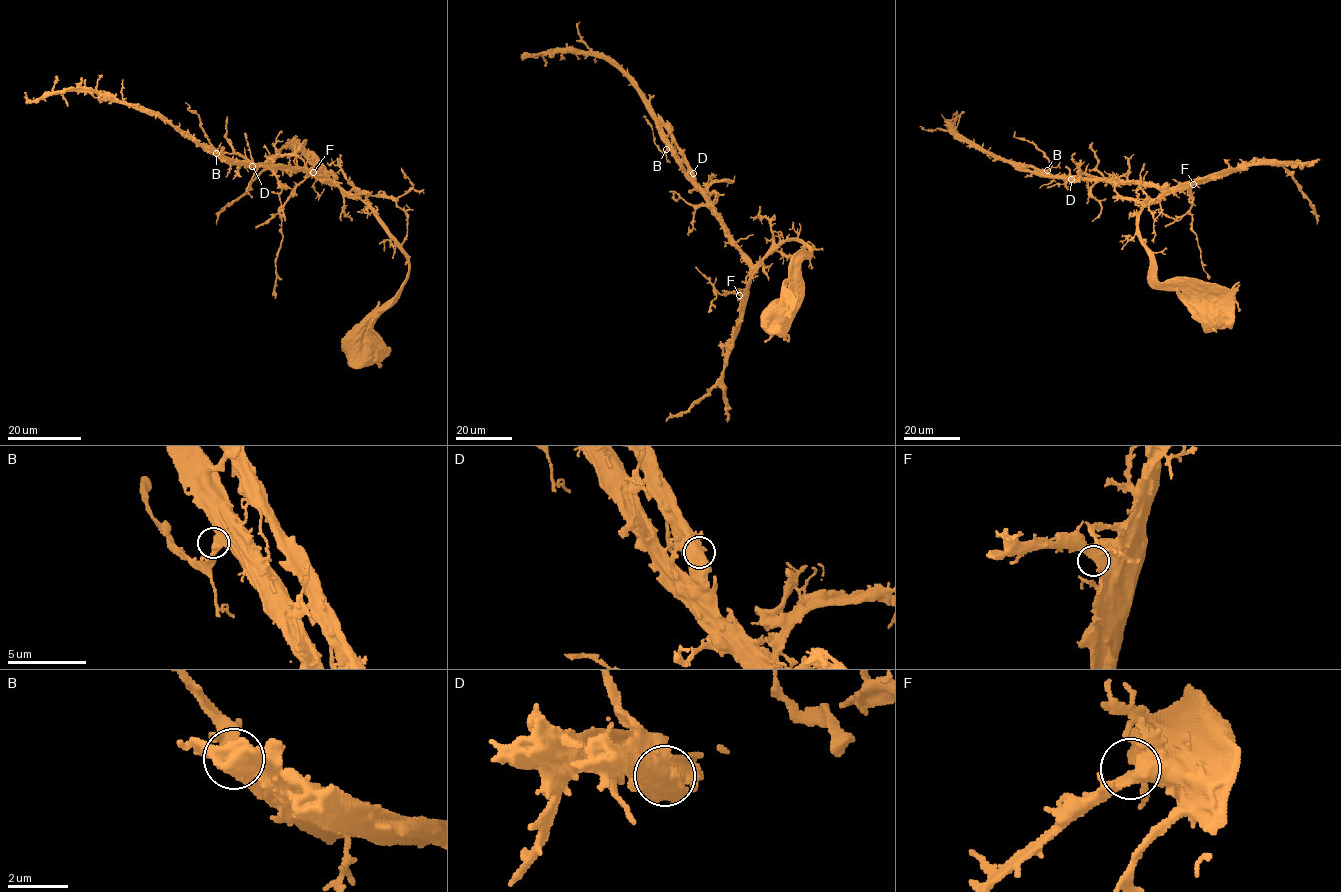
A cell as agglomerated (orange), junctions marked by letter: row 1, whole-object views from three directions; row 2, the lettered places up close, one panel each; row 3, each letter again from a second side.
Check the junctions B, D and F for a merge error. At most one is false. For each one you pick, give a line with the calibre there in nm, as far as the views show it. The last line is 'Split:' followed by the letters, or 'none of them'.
D: 850 nm
Split: D

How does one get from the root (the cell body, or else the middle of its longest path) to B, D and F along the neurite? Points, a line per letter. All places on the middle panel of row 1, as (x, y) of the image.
B: (773, 316), (795, 280), (797, 265), (811, 251), (797, 241), (783, 240), (753, 265), (709, 198), (666, 149)
D: (773, 316), (795, 280), (797, 265), (811, 251), (797, 241), (783, 240), (753, 265), (727, 232), (693, 172)
F: (773, 316), (795, 280), (797, 265), (811, 251), (804, 244), (783, 240), (763, 260), (739, 295)

